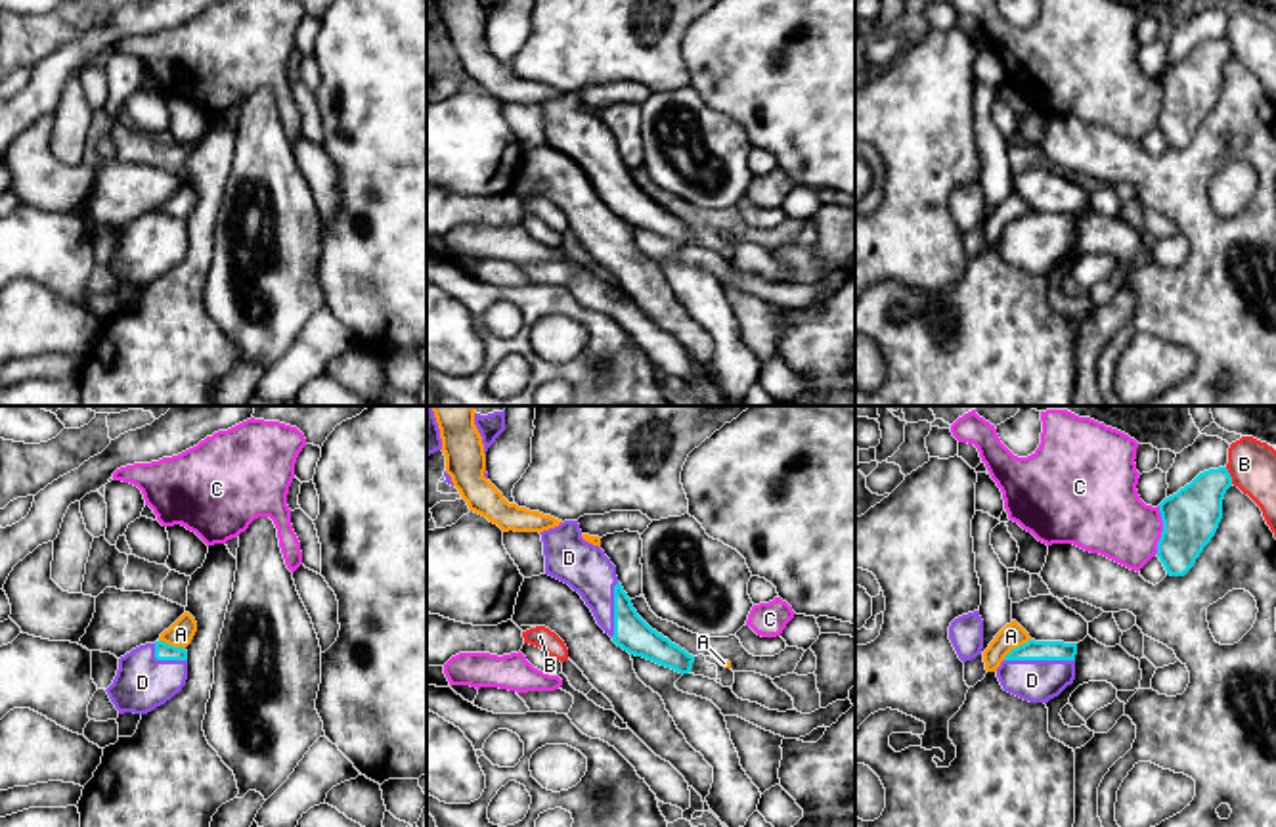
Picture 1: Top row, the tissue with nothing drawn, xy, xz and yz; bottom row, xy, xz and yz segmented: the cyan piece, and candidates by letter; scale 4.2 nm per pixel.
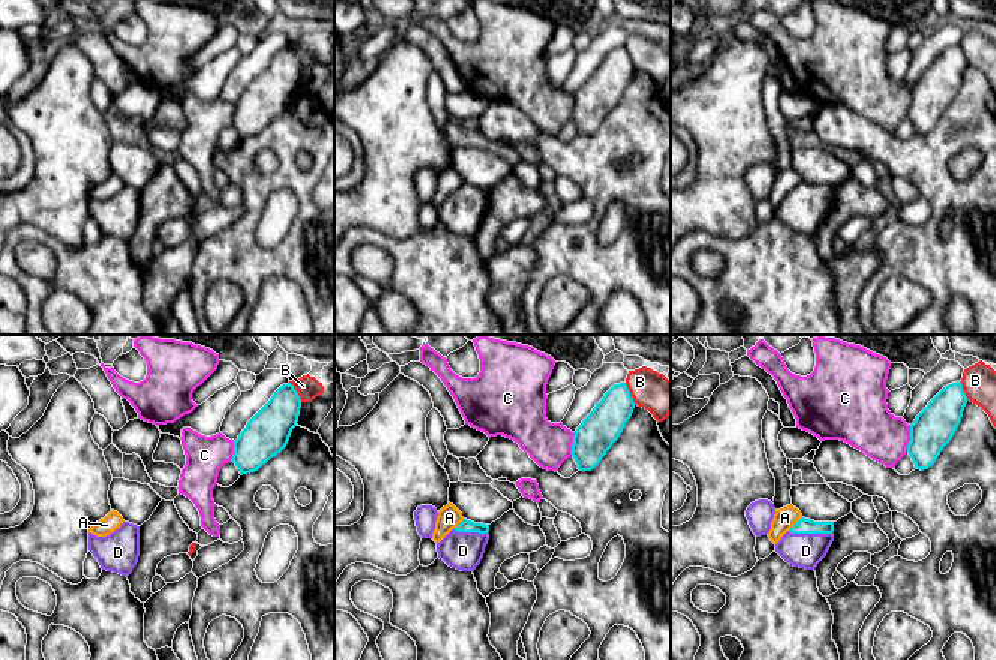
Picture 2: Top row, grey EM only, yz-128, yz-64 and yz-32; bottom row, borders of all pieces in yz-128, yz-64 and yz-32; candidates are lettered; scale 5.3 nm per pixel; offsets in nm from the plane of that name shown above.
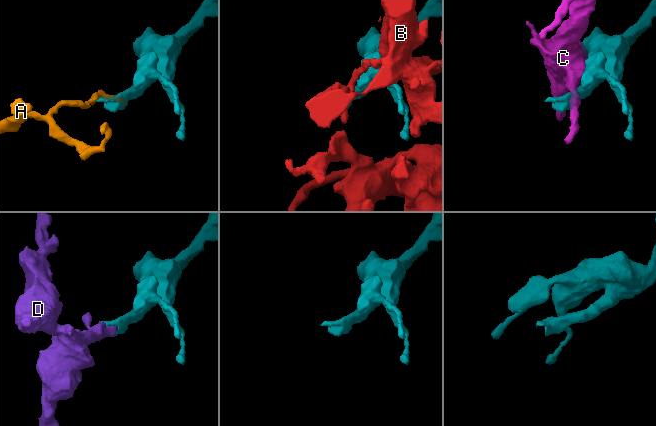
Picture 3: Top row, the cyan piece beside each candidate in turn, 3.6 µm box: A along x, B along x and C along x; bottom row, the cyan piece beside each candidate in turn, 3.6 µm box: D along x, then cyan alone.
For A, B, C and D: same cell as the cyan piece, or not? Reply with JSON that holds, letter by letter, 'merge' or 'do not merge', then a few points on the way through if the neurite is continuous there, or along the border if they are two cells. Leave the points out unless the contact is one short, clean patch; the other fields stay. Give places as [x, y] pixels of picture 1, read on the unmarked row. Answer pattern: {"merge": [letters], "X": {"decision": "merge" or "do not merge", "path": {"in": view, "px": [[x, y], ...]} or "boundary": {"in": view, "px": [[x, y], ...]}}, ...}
{"merge": ["D"], "A": {"decision": "do not merge"}, "B": {"decision": "do not merge"}, "C": {"decision": "do not merge"}, "D": {"decision": "merge", "path": {"in": "yz", "px": [[1034, 221], [1039, 230], [1039, 240], [1032, 251]]}}}

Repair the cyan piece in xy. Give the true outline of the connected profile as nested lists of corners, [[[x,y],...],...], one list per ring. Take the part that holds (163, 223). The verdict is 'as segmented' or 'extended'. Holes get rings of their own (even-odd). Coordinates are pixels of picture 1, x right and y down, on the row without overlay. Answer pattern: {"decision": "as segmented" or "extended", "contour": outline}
{"decision": "extended", "contour": [[[165,212],[145,214],[119,230],[113,255],[105,260],[119,285],[147,285],[182,262],[187,251],[187,222]]]}

